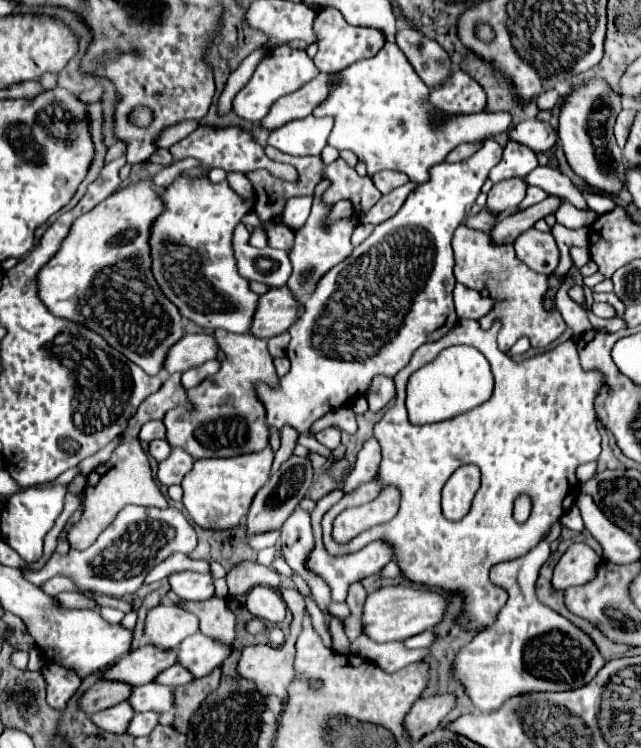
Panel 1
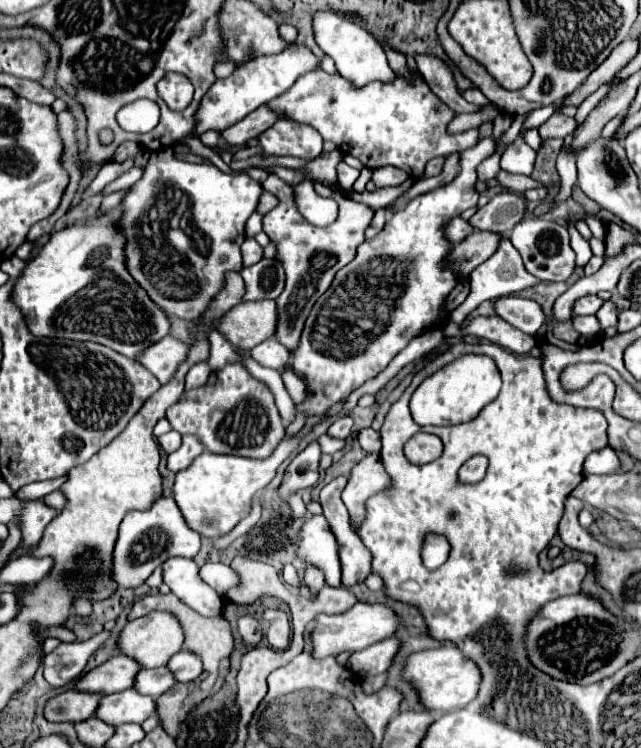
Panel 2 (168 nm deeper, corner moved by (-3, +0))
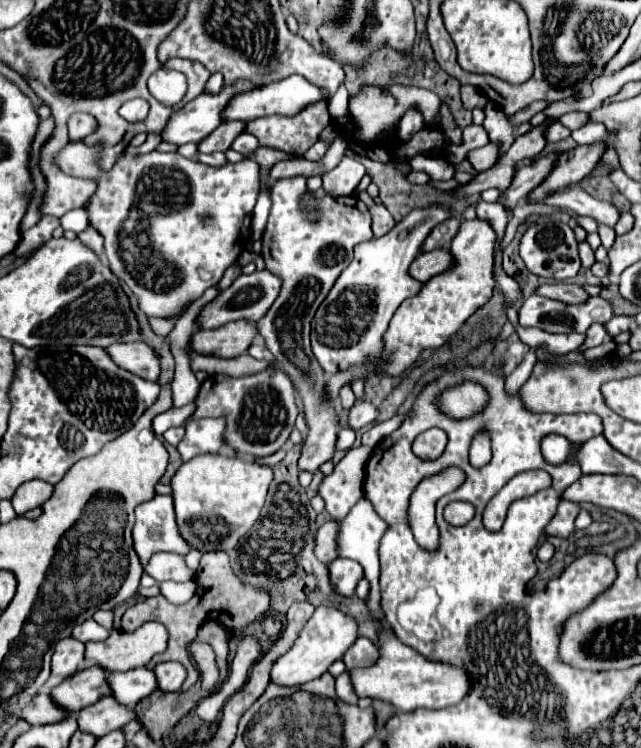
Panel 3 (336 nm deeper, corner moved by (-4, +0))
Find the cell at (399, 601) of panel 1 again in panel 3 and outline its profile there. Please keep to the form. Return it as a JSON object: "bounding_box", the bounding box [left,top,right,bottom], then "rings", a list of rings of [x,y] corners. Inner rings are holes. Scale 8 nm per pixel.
{"bounding_box":[269,607,357,687],"rings":[[[317,607],[313,617],[307,621],[299,637],[295,639],[293,647],[275,659],[275,665],[271,667],[269,683],[281,685],[281,687],[297,687],[311,679],[317,679],[327,671],[327,667],[341,659],[345,651],[351,647],[351,643],[357,639],[357,623],[353,617],[337,611],[335,607]]]}

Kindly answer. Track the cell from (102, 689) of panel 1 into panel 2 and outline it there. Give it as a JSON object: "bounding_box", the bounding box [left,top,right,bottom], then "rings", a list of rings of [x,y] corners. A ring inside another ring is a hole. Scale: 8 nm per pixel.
{"bounding_box":[44,689,102,723],"rings":[[[72,689],[48,701],[44,717],[50,721],[78,723],[94,717],[94,709],[98,709],[98,699],[102,699],[102,693],[82,693],[78,689]]]}

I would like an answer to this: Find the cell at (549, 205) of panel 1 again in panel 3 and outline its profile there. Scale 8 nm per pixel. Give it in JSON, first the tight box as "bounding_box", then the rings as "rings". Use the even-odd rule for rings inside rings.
{"bounding_box":[409,249,451,283],"rings":[[[437,249],[431,253],[419,253],[419,257],[415,257],[415,261],[409,267],[409,275],[425,283],[449,267],[451,267],[451,253],[447,253],[447,249],[441,251]]]}

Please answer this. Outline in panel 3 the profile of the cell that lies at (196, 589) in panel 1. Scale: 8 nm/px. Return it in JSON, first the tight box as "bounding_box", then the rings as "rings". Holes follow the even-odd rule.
{"bounding_box":[145,553,195,581],"rings":[[[155,553],[145,571],[155,581],[191,581],[195,577],[195,571],[191,571],[181,555],[175,553]]]}

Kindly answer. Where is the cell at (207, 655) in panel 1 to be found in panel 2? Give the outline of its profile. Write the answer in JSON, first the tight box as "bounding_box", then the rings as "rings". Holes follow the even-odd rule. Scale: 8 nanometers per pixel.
{"bounding_box":[168,649,202,683],"rings":[[[182,649],[170,659],[168,669],[176,675],[176,681],[190,683],[202,675],[202,659],[198,659],[198,655],[194,655],[192,651]]]}

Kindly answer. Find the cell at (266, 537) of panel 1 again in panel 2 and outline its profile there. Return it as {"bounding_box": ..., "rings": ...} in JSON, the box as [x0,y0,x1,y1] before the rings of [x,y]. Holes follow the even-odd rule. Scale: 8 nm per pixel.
{"bounding_box":[288,492,306,521],"rings":[[[302,492],[293,494],[292,499],[290,499],[288,503],[290,503],[290,517],[292,517],[292,521],[296,521],[296,519],[300,519],[300,517],[306,515]]]}

